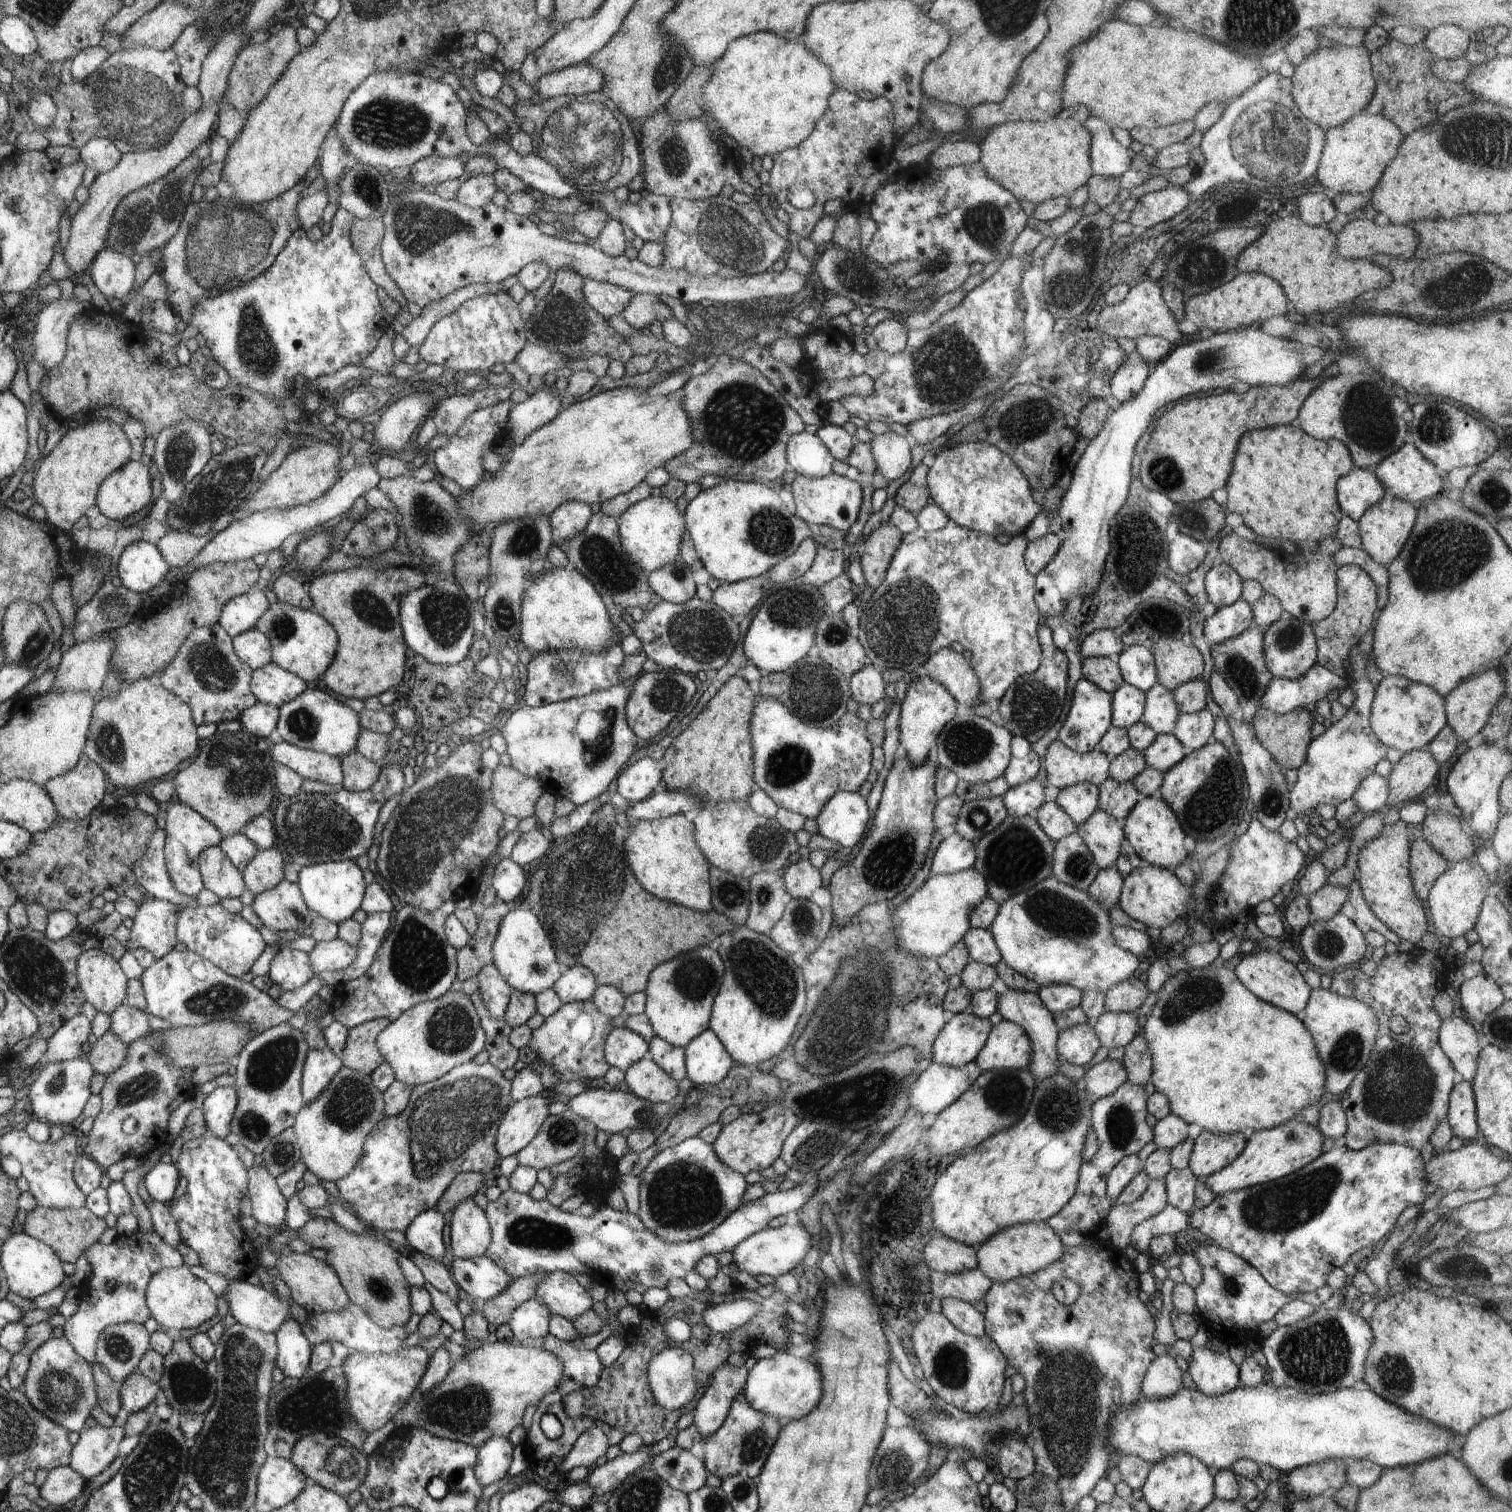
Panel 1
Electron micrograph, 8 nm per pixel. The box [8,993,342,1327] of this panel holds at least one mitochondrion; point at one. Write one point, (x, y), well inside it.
(269, 1068)

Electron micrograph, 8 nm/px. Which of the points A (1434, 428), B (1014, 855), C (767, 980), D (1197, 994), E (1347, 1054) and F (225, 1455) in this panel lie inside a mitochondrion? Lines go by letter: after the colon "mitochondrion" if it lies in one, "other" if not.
A: mitochondrion
B: mitochondrion
C: mitochondrion
D: mitochondrion
E: mitochondrion
F: mitochondrion

